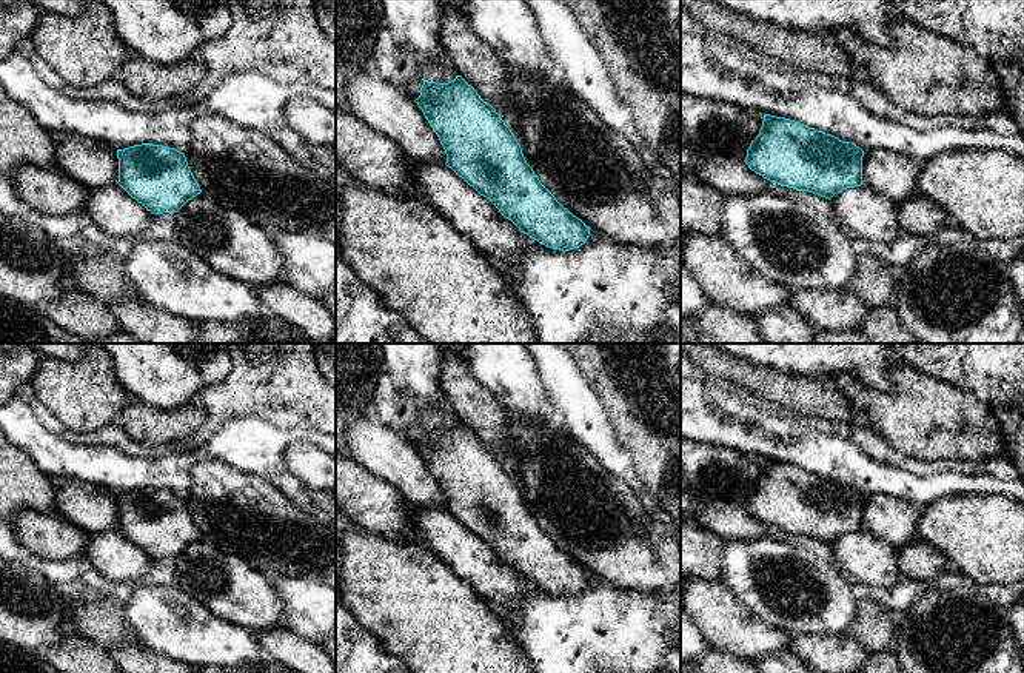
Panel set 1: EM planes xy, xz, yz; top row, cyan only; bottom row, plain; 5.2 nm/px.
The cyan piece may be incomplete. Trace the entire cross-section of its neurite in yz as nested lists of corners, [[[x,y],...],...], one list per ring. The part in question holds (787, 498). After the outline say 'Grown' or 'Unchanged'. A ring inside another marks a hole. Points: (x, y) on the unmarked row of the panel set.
[[[764,459],[745,508],[770,527],[830,545],[842,534],[864,530],[862,502],[864,496],[852,487]]]. Unchanged

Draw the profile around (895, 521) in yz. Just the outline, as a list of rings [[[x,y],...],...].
[[[872,494],[862,502],[862,528],[893,548],[901,548],[919,539],[921,510],[909,501]]]

